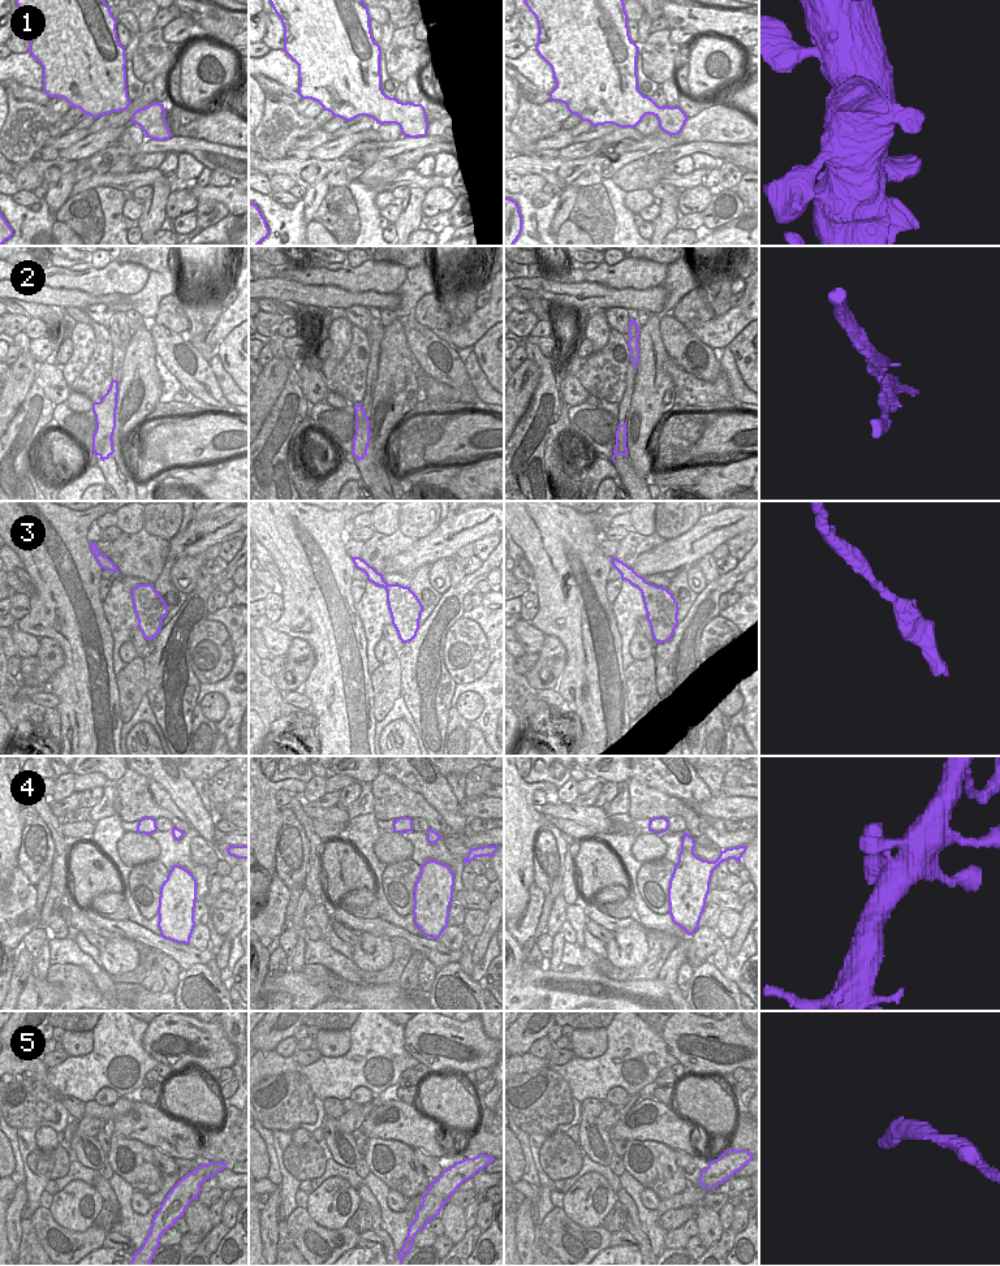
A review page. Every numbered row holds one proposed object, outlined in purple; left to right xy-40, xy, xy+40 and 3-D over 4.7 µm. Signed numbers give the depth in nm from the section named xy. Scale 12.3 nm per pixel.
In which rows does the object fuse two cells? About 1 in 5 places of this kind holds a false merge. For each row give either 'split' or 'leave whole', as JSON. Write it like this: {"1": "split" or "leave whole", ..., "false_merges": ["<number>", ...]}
{"1": "leave whole", "2": "split", "3": "leave whole", "4": "leave whole", "5": "leave whole", "false_merges": ["2"]}

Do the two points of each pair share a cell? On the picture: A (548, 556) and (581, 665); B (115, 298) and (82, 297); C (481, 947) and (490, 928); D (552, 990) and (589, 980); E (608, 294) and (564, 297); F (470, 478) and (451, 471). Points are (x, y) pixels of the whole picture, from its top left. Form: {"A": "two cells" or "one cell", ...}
{"A": "one cell", "B": "one cell", "C": "one cell", "D": "one cell", "E": "one cell", "F": "two cells"}

